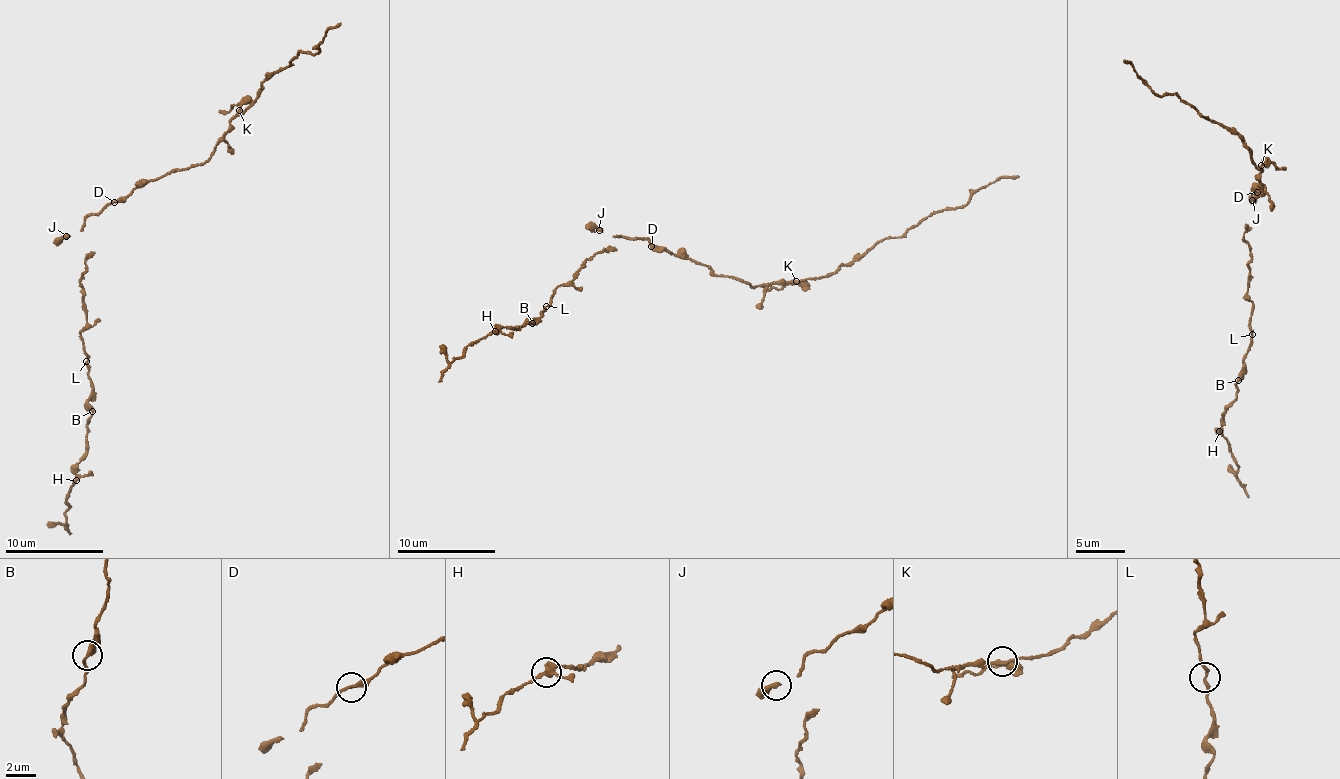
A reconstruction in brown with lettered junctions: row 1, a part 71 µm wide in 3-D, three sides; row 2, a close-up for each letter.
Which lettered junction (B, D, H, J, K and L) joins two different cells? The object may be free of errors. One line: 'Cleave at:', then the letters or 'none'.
Cleave at: K

